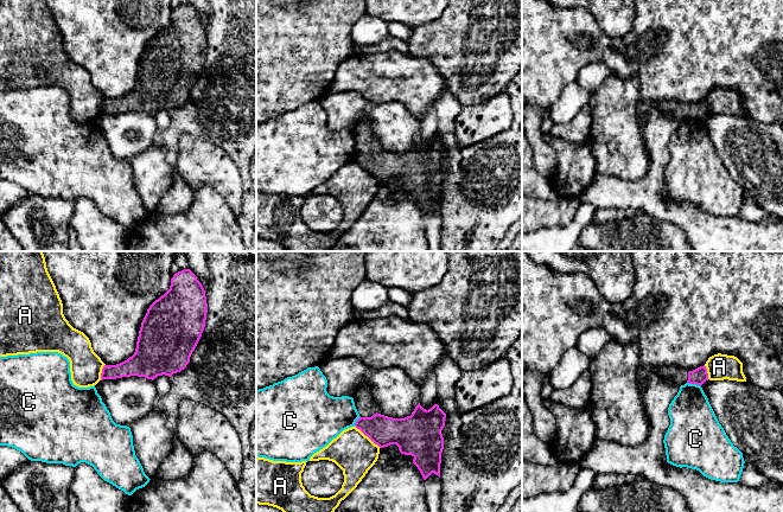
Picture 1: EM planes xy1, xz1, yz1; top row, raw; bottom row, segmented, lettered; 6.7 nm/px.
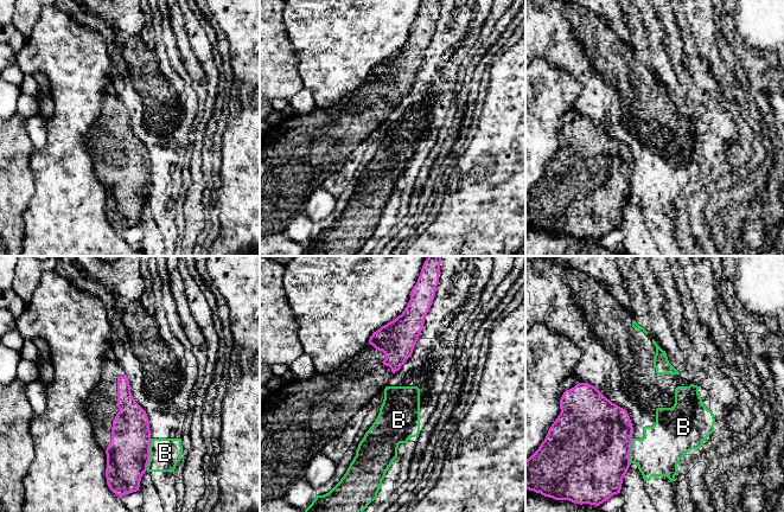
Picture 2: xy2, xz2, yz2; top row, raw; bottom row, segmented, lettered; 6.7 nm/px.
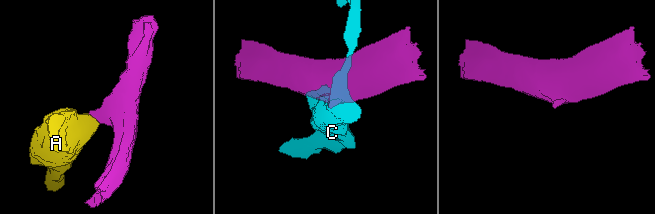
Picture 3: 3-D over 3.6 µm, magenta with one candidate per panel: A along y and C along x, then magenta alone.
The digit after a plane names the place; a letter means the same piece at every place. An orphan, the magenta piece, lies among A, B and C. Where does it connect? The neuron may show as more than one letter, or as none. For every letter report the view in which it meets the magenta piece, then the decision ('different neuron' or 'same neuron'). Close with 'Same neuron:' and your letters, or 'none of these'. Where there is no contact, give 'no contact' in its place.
A: contact in xz1; different neuron
B: contact in xy2; different neuron
C: contact in yz1; different neuron
Same neuron: none of these

